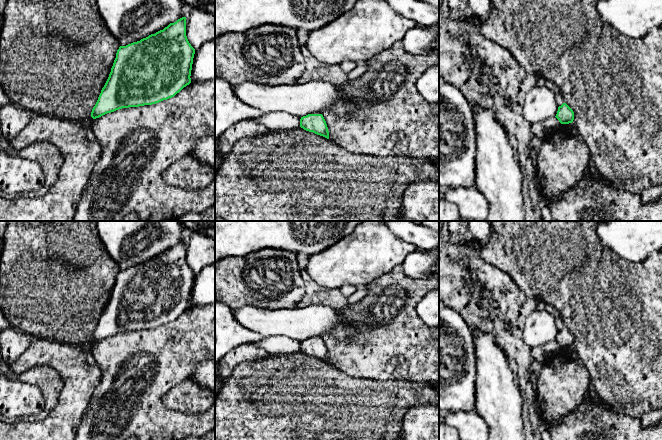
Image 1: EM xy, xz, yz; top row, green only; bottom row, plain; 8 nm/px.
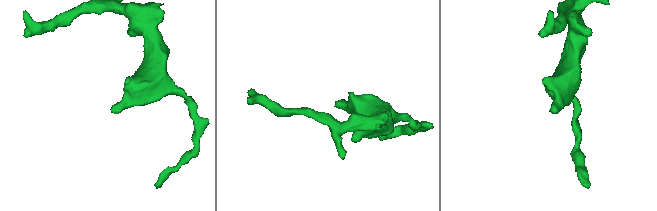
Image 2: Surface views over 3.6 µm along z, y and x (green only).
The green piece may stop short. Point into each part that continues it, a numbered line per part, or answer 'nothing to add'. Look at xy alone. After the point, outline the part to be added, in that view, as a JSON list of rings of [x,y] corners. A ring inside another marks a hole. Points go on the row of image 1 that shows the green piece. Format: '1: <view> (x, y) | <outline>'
nothing to add

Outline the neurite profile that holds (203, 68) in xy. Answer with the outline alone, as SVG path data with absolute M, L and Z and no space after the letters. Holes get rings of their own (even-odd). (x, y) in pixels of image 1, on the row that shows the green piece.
M215 39L195 50L190 78L191 83L215 79Z

